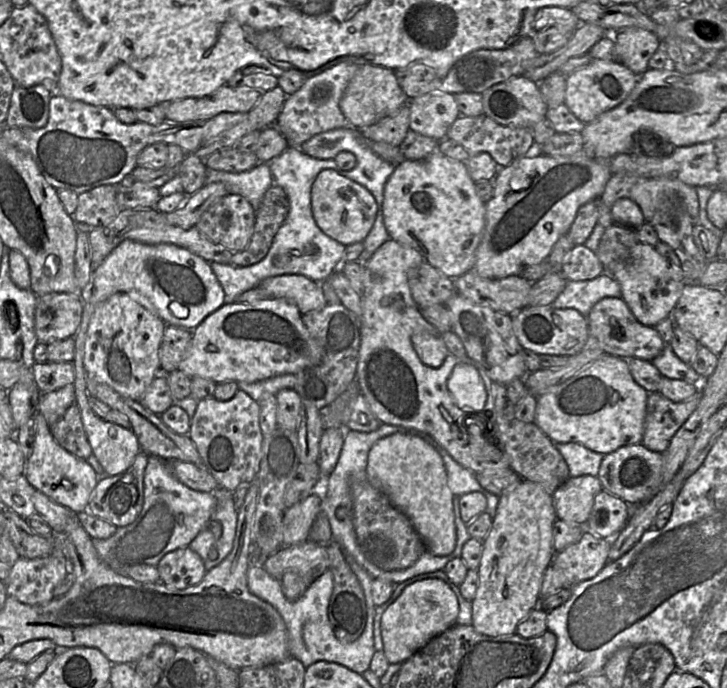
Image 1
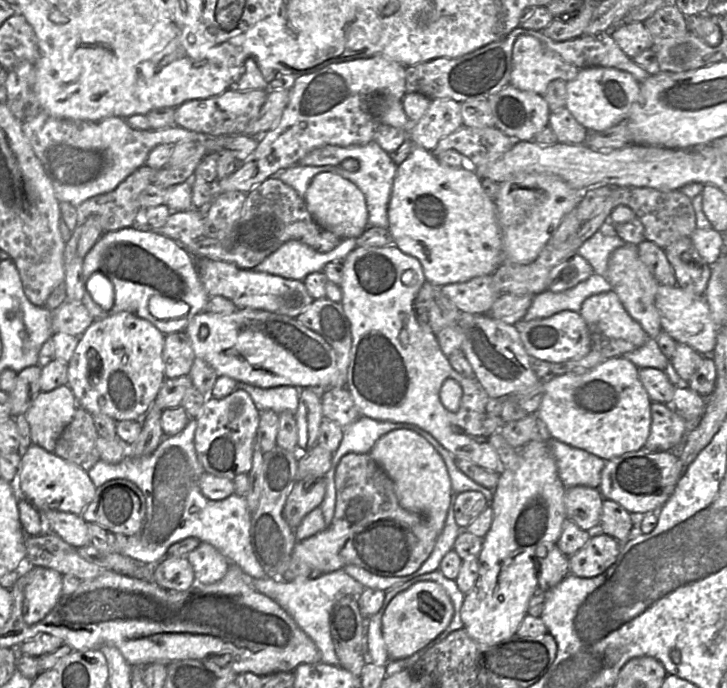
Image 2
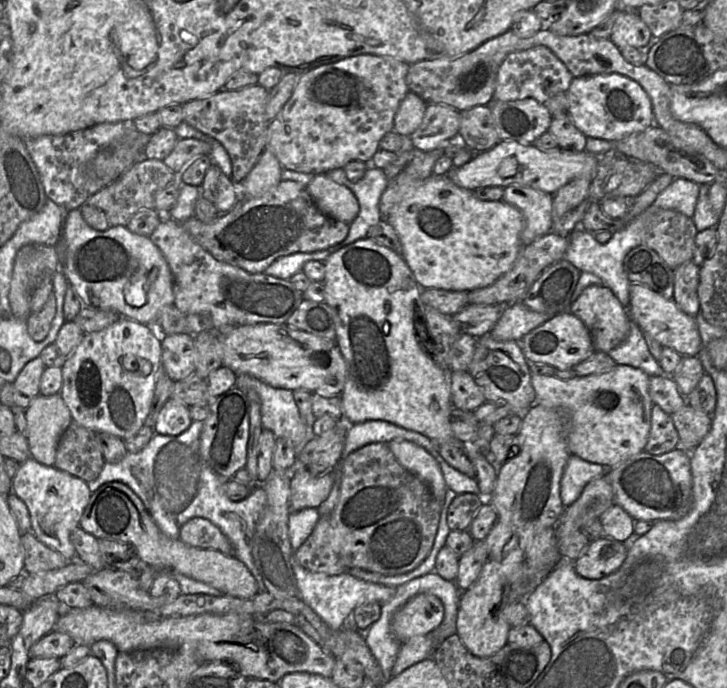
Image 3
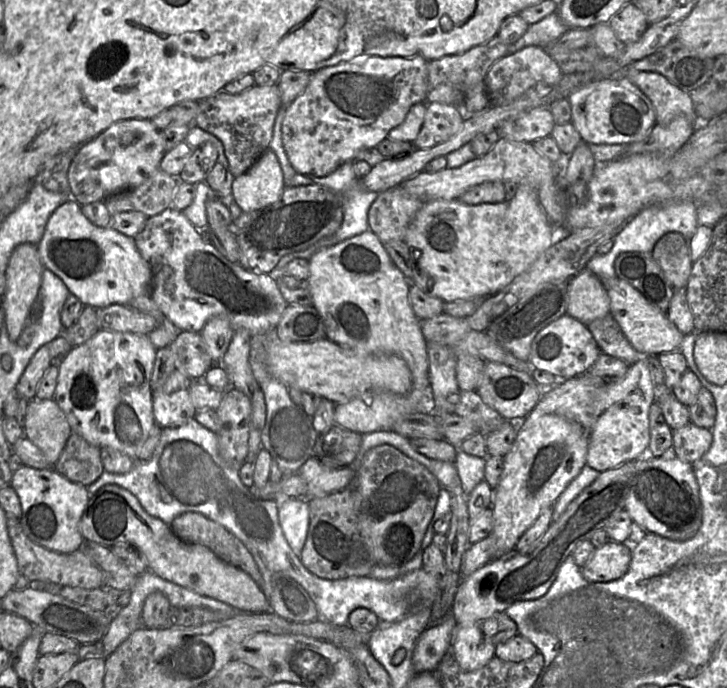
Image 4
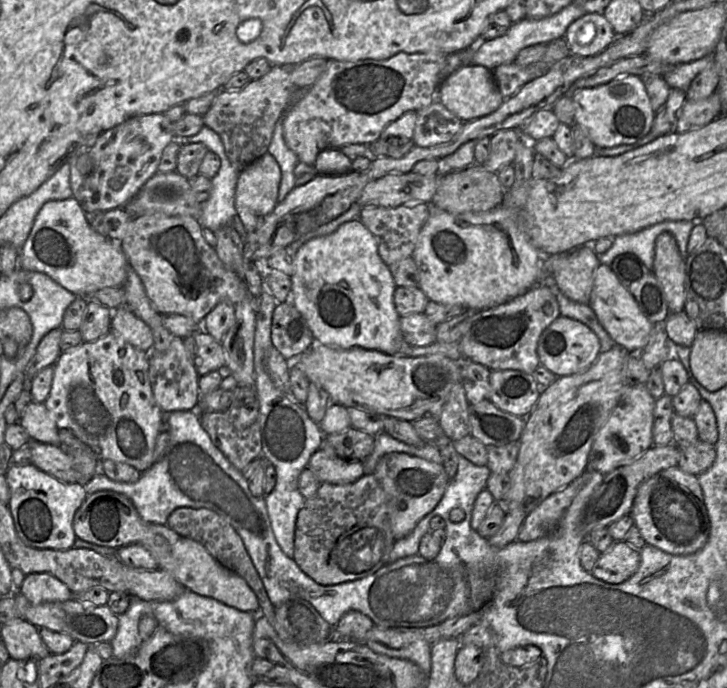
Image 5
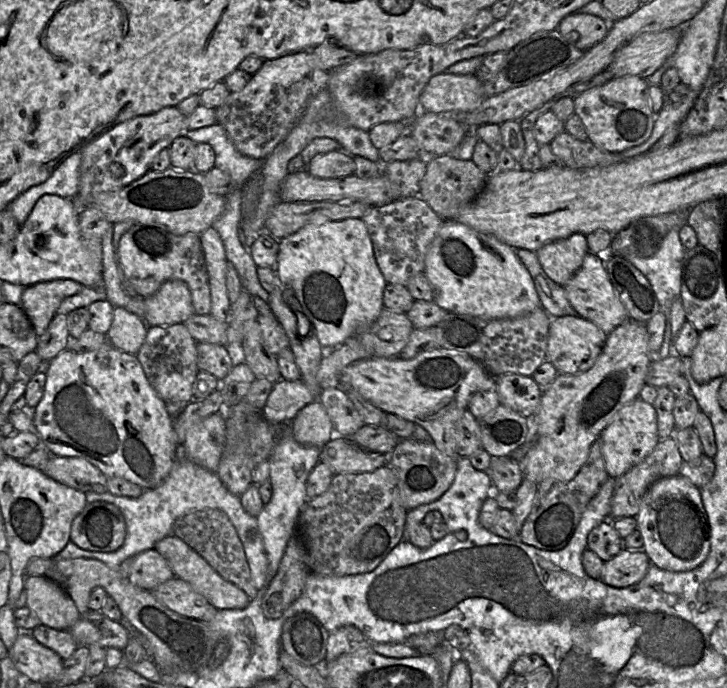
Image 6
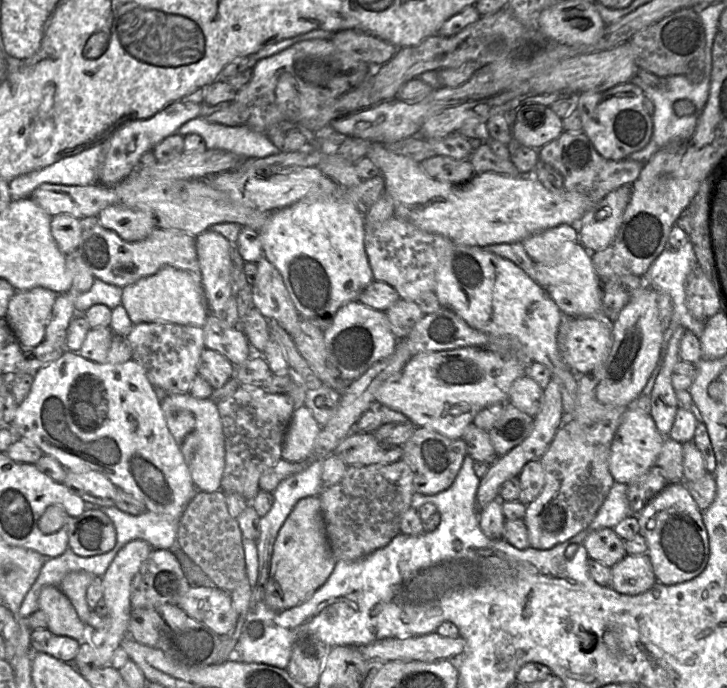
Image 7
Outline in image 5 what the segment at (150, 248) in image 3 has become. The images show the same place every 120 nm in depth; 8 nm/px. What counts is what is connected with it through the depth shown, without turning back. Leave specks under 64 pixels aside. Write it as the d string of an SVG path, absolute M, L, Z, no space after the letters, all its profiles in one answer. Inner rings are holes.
M73 197L48 201L42 206L18 255L18 269L44 273L77 296L107 287L123 287L128 268L120 244L97 233Z

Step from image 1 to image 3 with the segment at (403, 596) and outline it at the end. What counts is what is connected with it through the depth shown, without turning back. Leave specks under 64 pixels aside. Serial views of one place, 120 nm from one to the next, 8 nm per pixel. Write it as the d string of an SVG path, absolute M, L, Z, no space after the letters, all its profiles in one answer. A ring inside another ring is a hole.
M420 593L408 600L393 616L391 629L404 643L410 638L436 629L444 618L441 600L430 593Z

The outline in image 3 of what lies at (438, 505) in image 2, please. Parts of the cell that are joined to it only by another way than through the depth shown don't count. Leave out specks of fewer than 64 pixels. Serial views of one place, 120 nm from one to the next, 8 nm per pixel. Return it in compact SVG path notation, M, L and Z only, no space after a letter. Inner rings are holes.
M392 440L388 446L397 461L425 482L442 505L448 488L437 460L426 449L407 440Z

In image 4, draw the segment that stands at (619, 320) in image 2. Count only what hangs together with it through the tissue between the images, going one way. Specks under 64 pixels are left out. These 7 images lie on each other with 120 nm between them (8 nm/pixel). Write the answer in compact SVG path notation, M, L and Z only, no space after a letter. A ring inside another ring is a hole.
M587 268L568 280L566 313L585 325L610 313L610 298L606 288Z

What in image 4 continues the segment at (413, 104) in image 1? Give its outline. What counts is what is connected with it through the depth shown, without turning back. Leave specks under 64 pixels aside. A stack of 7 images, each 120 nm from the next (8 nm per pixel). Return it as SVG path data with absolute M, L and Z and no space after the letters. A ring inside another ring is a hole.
M438 102L426 103L421 130L414 140L414 148L426 149L446 142L461 129L466 116L458 106Z

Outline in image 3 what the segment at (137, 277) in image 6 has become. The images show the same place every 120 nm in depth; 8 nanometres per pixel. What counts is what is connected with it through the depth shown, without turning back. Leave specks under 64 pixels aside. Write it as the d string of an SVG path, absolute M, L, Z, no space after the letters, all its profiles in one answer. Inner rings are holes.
M169 216L163 218L149 238L163 254L173 275L173 306L186 315L209 314L217 332L258 323L284 324L304 300L303 292L289 279L251 274L217 260Z

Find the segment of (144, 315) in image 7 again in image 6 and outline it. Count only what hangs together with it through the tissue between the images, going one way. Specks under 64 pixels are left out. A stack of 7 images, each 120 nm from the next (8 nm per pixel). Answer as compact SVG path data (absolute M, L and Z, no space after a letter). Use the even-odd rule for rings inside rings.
M170 280L146 298L147 326L183 324L195 314L191 292L181 280Z

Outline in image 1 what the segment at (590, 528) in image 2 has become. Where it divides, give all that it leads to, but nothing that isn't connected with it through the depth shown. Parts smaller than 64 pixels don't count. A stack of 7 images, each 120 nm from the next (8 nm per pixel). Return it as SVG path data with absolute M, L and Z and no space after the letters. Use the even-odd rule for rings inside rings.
M597 476L570 477L552 495L557 518L571 525L584 526L591 513L594 499L601 490L602 486Z

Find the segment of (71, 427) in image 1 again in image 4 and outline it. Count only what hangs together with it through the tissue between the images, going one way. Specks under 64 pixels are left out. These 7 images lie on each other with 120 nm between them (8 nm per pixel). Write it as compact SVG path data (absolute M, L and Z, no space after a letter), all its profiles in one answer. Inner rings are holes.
M72 432L52 468L68 480L87 487L104 471L100 447Z

